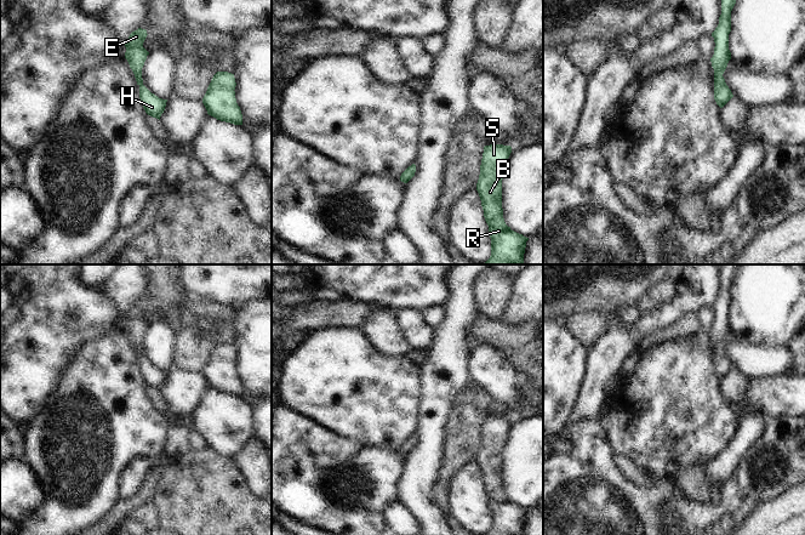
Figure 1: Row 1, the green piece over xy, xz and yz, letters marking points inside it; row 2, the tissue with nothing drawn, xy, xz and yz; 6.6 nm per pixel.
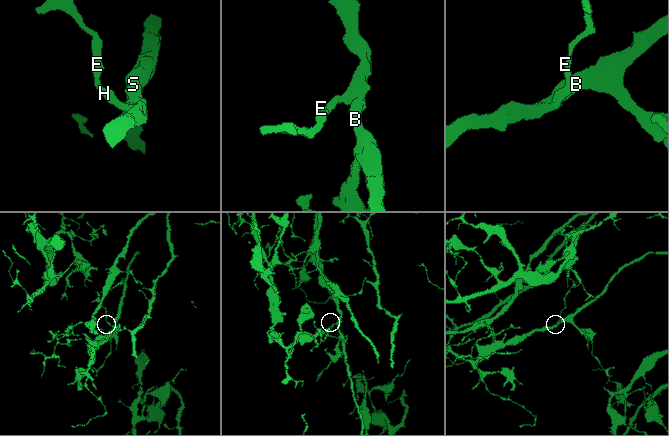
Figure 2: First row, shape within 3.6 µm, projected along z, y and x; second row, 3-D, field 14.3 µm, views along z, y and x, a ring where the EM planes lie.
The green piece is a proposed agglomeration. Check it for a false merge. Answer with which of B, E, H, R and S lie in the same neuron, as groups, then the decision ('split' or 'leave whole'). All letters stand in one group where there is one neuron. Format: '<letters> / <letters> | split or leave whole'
B E H R S | leave whole

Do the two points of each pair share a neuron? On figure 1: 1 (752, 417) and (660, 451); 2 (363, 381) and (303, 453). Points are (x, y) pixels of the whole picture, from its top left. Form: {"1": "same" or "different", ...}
{"1": "different", "2": "different"}

